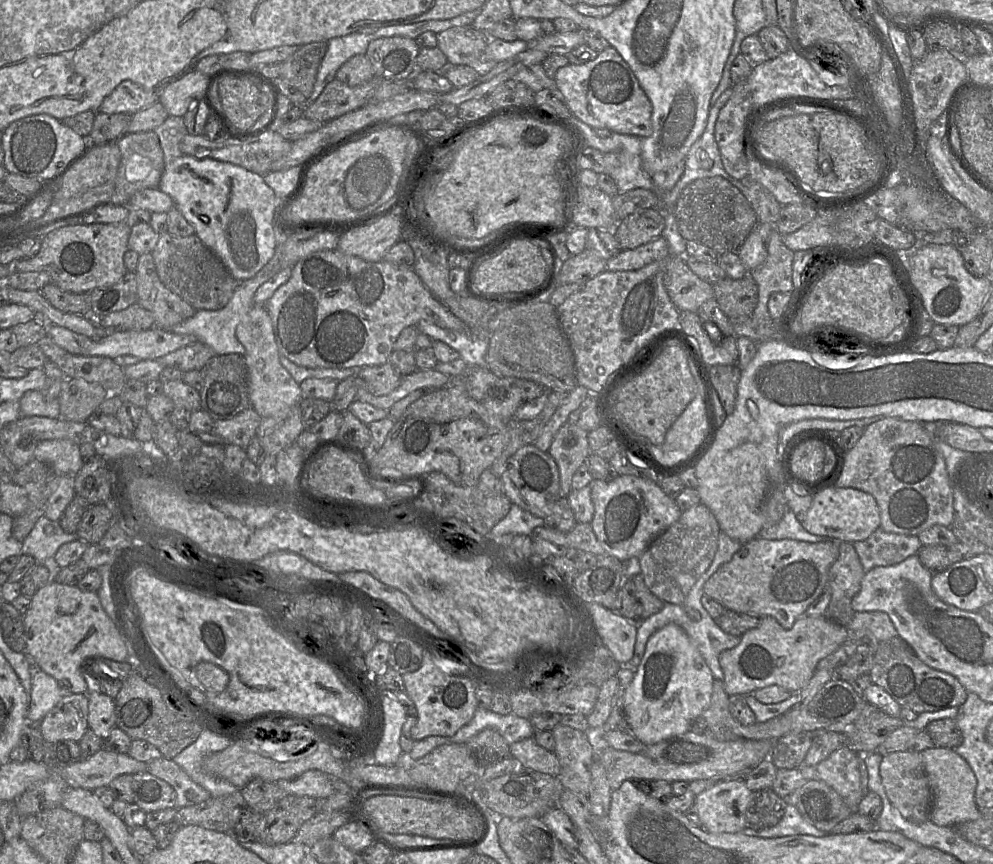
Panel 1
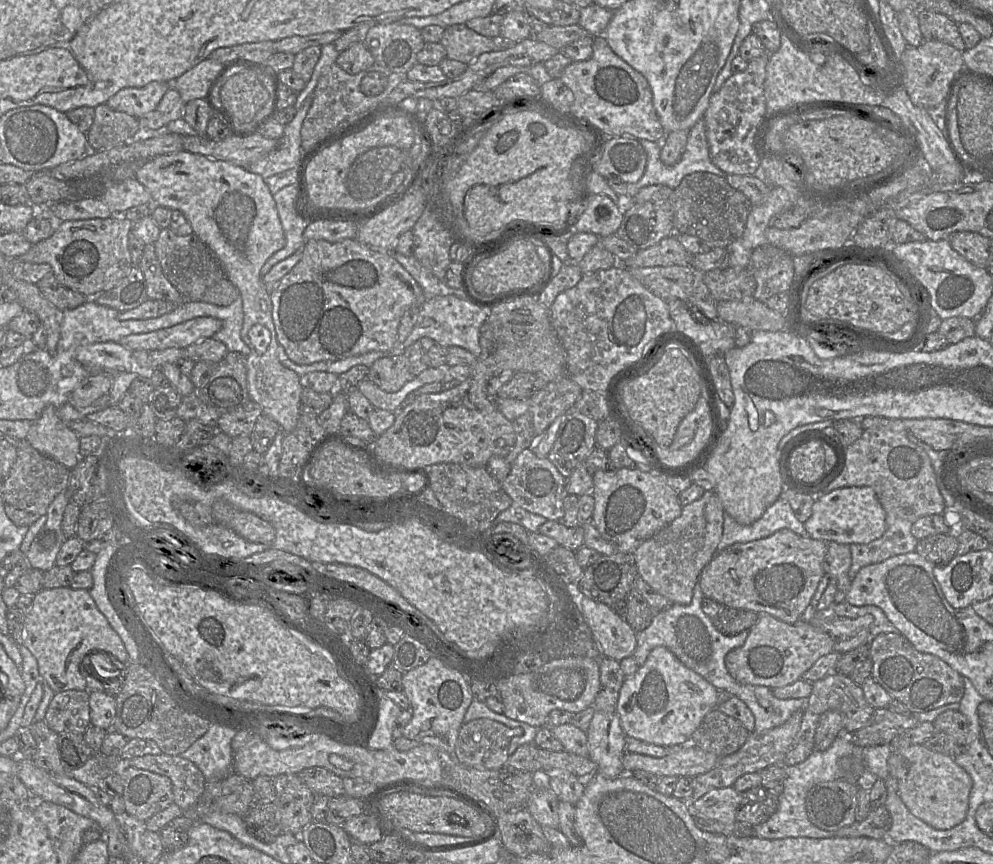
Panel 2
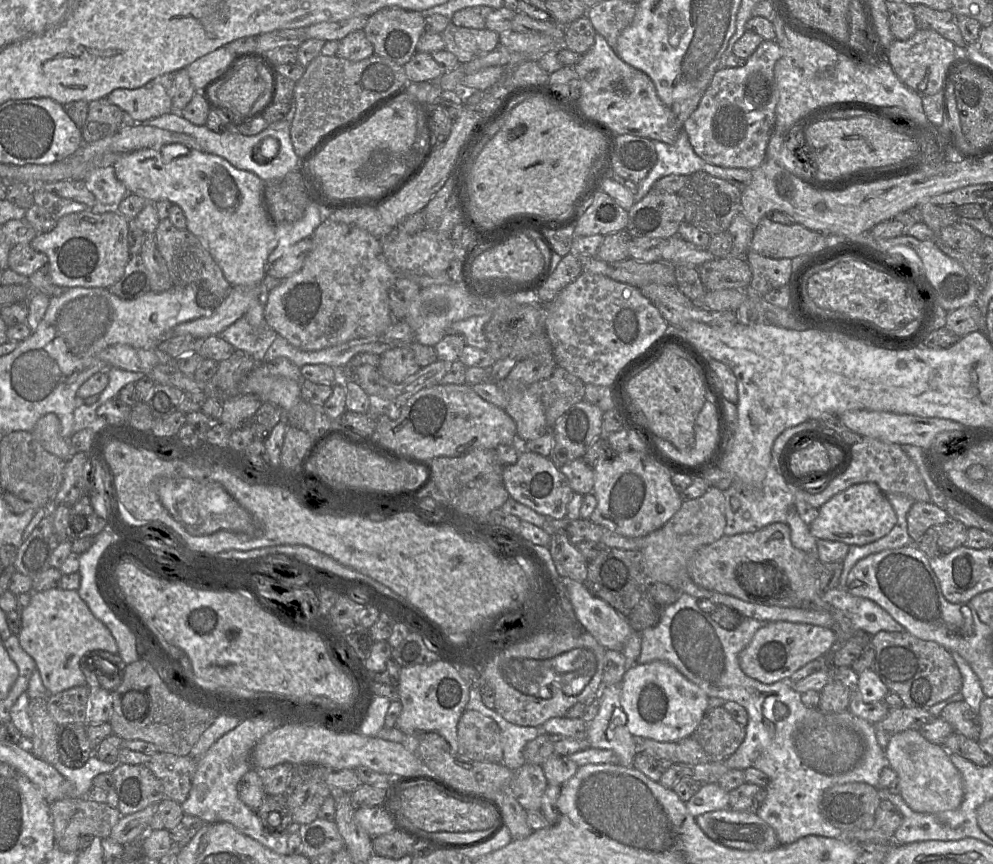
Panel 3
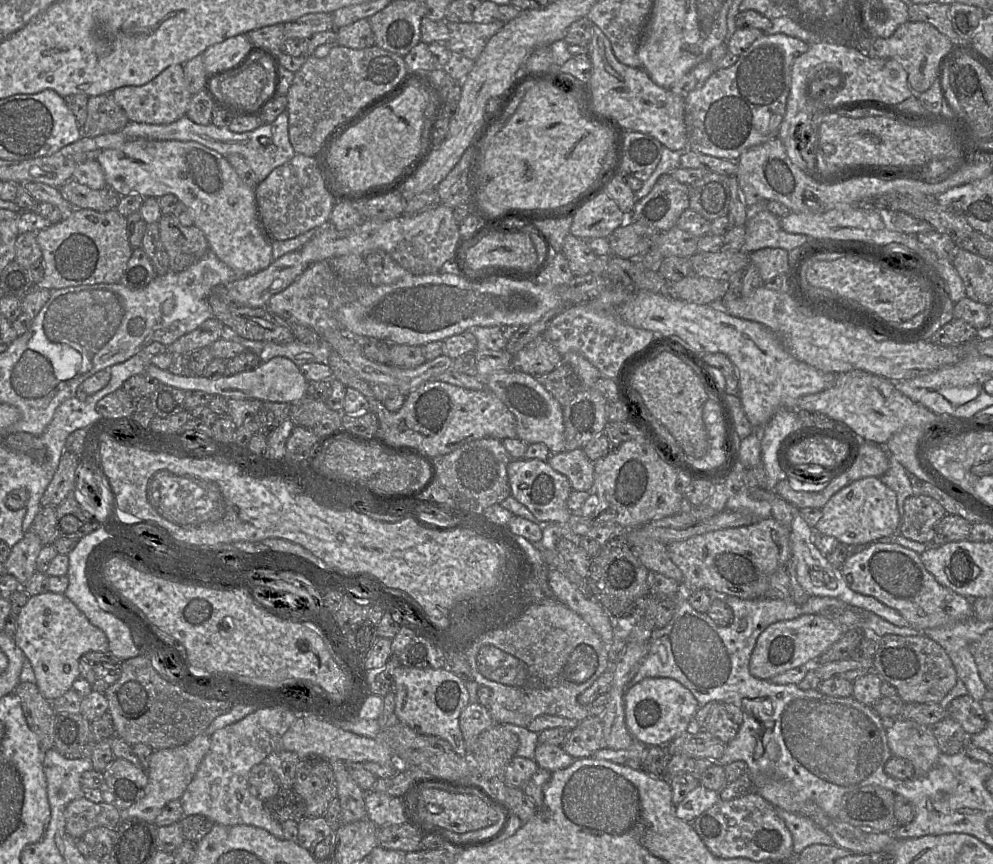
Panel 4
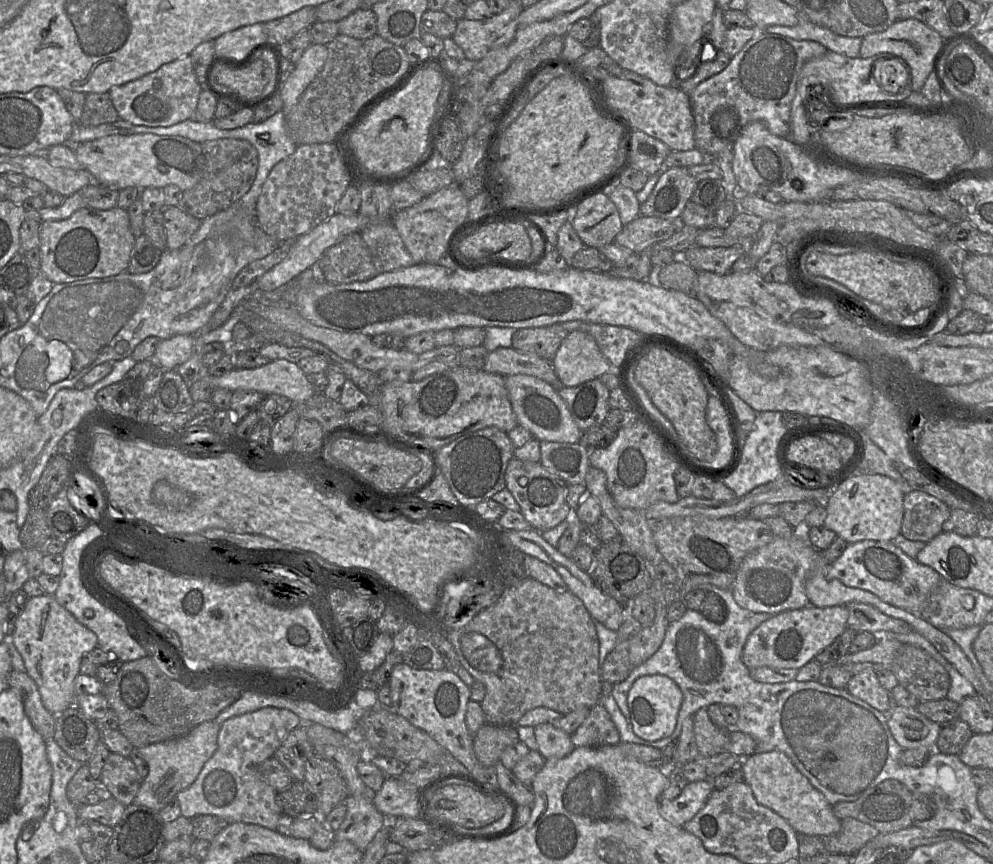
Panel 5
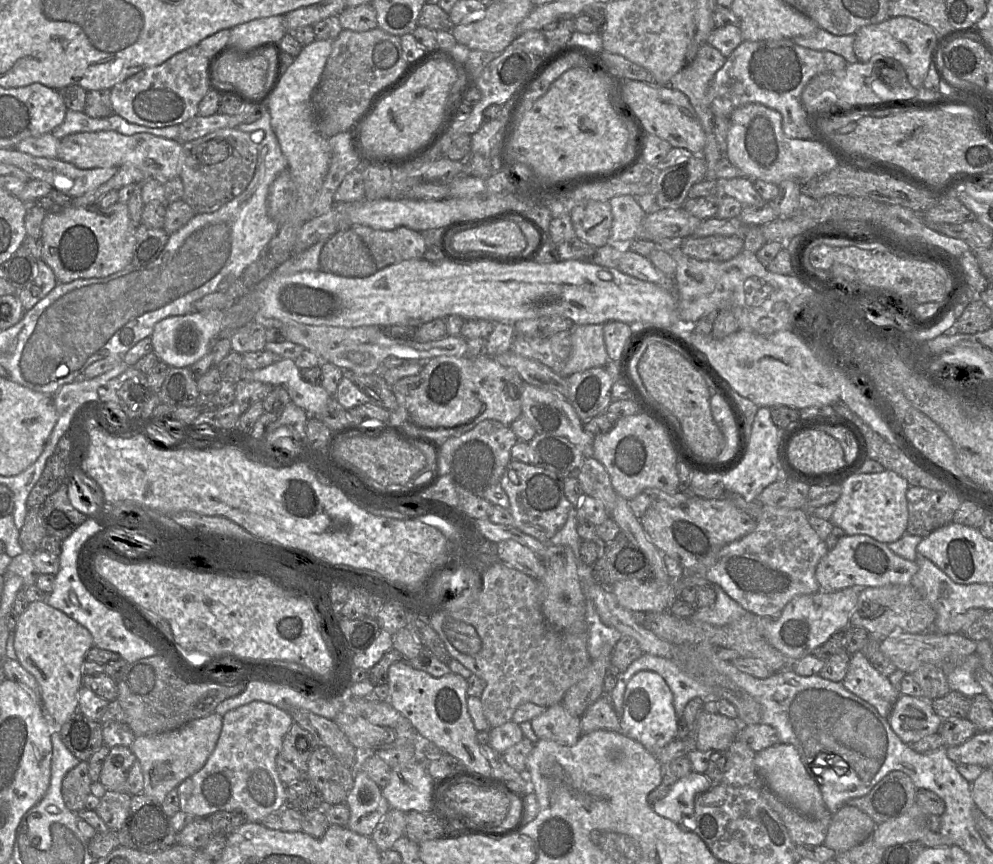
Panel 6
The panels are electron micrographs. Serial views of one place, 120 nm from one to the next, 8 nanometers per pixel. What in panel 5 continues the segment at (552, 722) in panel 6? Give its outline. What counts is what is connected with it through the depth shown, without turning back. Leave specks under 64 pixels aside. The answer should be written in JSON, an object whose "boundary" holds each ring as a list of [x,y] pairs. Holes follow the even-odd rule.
{"boundary":[[[552,723],[537,725],[534,732],[538,750],[545,759],[565,757],[576,748],[571,735],[554,727]]]}

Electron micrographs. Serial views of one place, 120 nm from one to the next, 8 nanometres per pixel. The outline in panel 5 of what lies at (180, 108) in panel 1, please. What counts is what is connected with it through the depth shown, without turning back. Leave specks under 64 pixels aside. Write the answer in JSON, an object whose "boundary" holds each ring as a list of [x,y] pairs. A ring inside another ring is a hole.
{"boundary":[[[264,23],[245,25],[223,33],[214,40],[215,55],[211,61],[237,62],[254,46],[267,41]]]}

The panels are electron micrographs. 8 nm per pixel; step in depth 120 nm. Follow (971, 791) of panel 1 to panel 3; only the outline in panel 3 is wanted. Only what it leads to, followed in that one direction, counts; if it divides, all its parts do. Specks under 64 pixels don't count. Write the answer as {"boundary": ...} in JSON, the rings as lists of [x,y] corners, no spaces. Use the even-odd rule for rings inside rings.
{"boundary":[[[909,729],[891,734],[885,754],[898,775],[897,792],[915,812],[938,813],[957,809],[963,801],[963,779],[950,760],[950,754],[941,745],[926,740],[919,730]]]}

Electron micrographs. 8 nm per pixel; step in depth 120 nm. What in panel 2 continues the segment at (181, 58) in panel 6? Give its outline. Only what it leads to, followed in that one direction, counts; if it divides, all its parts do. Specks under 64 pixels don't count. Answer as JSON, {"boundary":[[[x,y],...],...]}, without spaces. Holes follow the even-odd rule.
{"boundary":[[[150,82],[143,87],[123,88],[110,97],[105,105],[138,119],[157,107],[170,86],[165,82]]]}

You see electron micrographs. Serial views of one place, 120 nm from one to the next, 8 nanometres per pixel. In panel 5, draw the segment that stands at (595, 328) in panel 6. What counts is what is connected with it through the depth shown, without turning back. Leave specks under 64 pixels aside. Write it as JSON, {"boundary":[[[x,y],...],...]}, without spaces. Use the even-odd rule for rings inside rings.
{"boundary":[[[579,330],[568,333],[551,363],[561,384],[567,387],[580,385],[615,370],[595,339]]]}

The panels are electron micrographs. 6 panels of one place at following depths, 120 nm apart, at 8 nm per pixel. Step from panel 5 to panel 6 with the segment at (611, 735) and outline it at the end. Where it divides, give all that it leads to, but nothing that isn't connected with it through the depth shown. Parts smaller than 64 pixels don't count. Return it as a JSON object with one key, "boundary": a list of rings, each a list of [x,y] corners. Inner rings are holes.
{"boundary":[[[604,695],[596,700],[581,717],[582,734],[597,730],[621,732],[619,715]]]}

